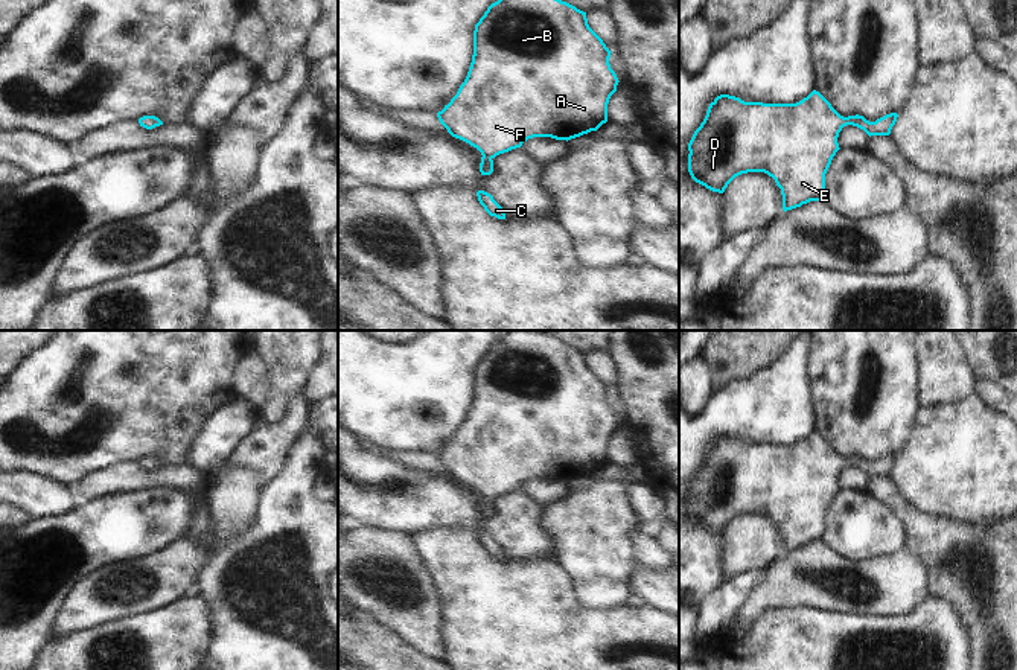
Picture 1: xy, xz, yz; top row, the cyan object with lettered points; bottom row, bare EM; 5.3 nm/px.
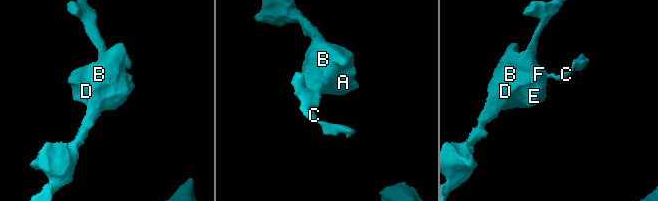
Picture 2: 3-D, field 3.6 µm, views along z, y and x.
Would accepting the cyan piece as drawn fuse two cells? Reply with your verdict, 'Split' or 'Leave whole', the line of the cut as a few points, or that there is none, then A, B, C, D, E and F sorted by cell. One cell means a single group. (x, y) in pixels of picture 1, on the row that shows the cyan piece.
Leave whole. No split. Groups: A B C D E F

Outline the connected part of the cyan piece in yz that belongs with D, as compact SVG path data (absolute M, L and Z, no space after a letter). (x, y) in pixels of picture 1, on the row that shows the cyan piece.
M816 90L796 104L744 102L720 94L709 104L703 122L688 143L688 172L696 183L719 193L741 174L764 172L781 189L783 210L787 212L822 199L825 174L840 149L837 137L843 126L857 126L869 137L889 136L897 117L897 113L875 122L859 114L843 117Z

